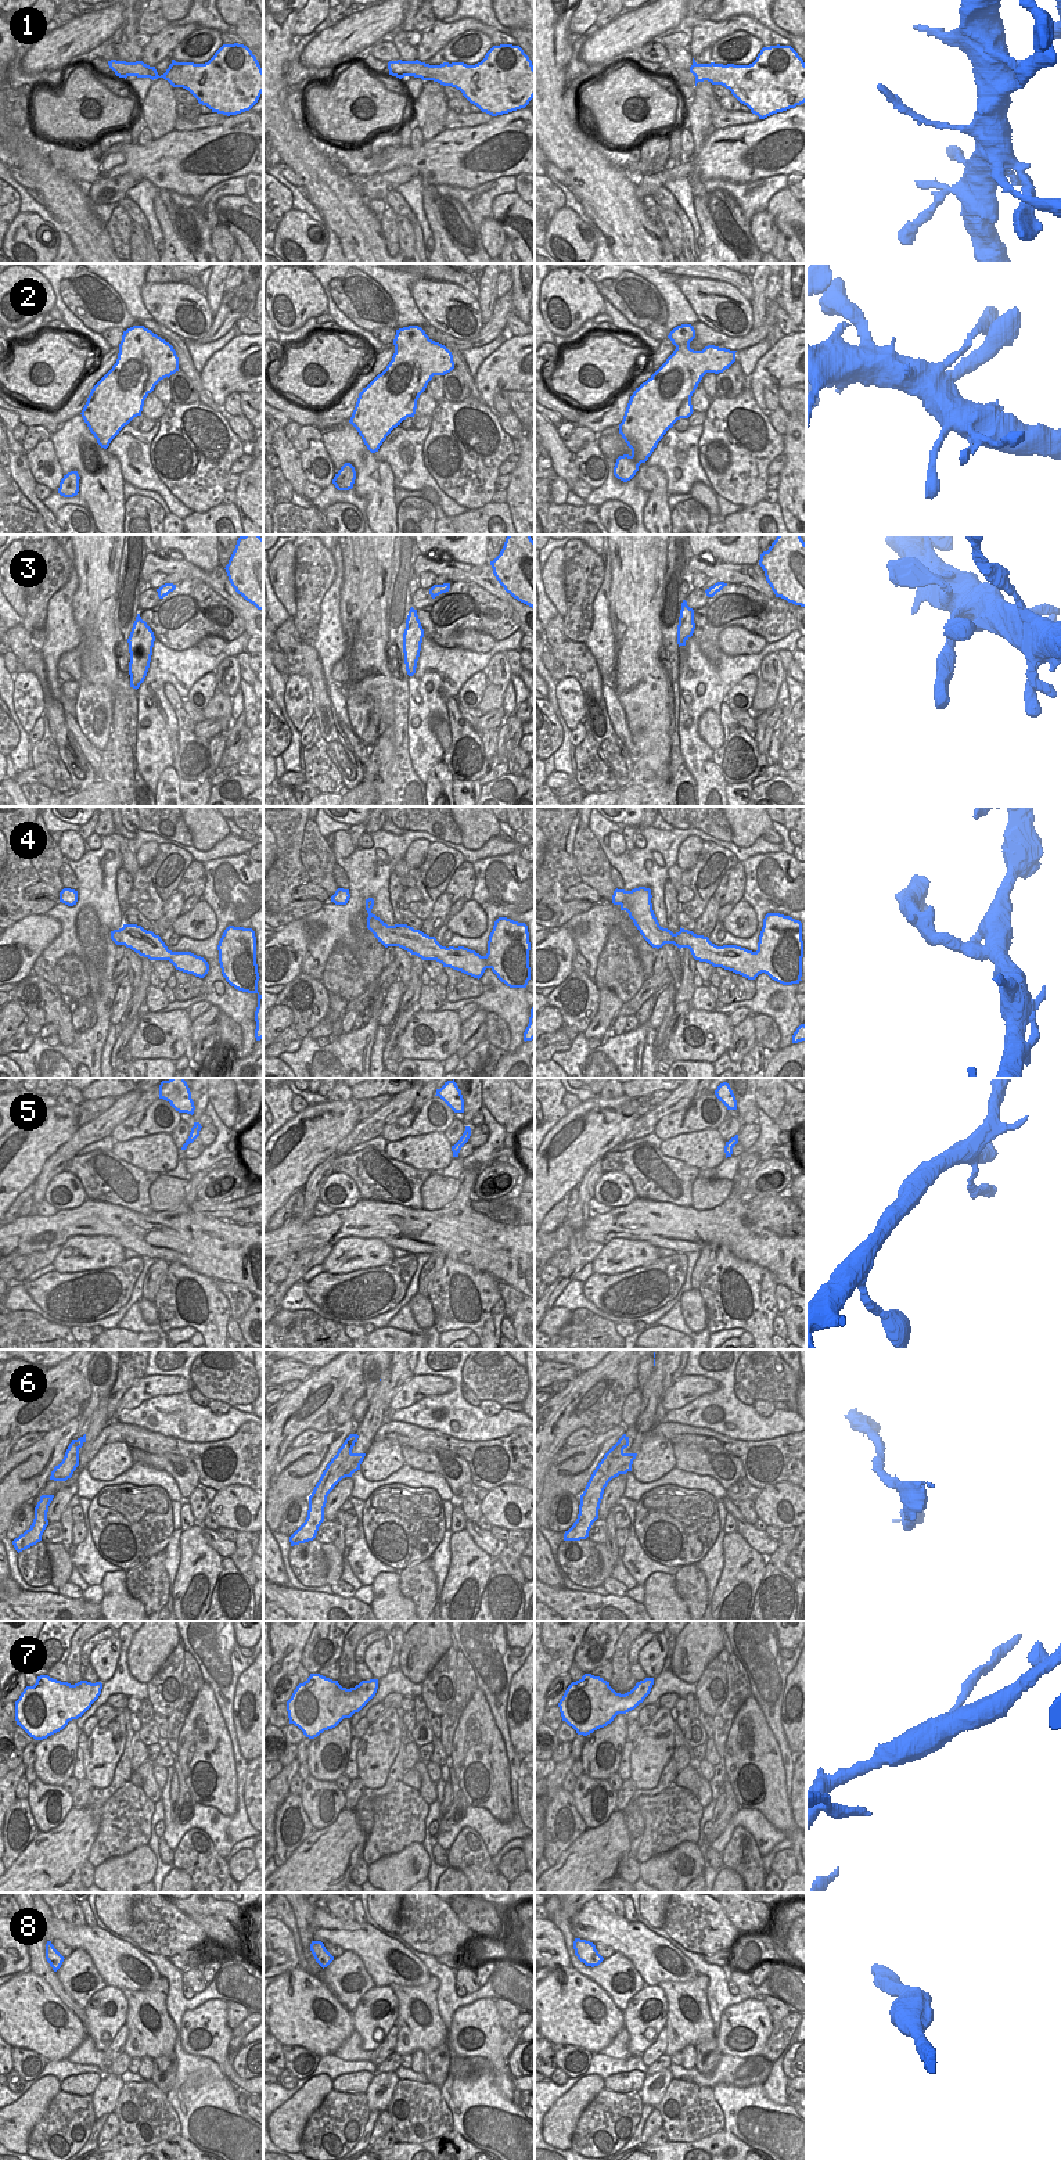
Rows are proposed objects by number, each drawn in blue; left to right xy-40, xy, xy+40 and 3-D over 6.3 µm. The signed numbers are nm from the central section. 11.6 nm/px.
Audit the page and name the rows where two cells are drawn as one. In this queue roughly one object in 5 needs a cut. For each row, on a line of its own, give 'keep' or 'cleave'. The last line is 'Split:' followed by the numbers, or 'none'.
1: cleave
2: keep
3: keep
4: keep
5: keep
6: cleave
7: cleave
8: keep
Split: 1, 6, 7

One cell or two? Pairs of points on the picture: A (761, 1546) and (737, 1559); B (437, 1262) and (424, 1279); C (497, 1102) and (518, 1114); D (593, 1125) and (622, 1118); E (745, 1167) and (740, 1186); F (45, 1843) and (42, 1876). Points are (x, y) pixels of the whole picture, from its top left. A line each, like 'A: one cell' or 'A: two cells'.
A: two cells
B: one cell
C: two cells
D: one cell
E: one cell
F: one cell

